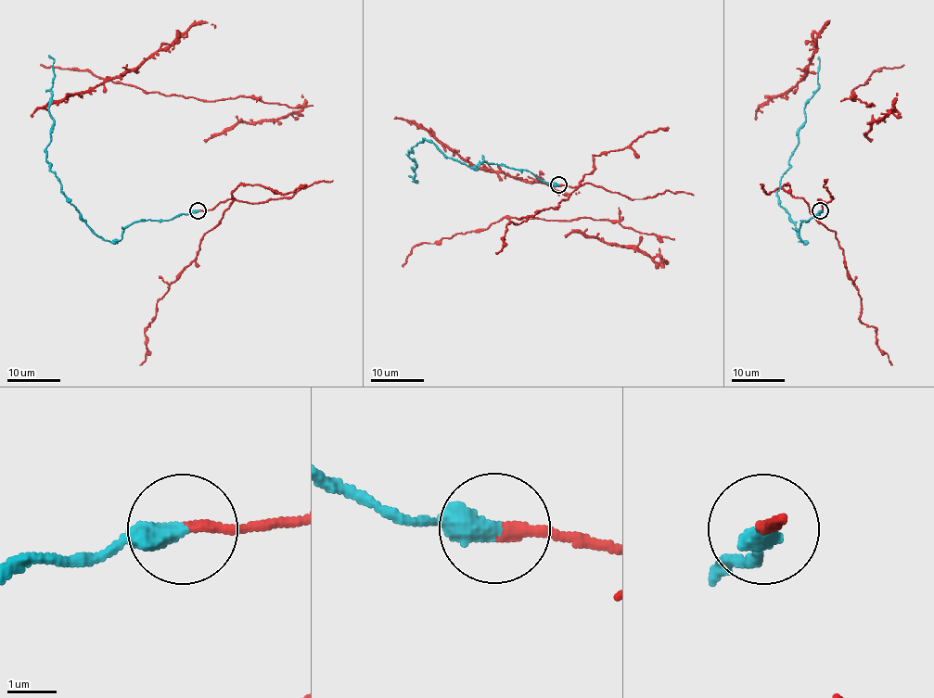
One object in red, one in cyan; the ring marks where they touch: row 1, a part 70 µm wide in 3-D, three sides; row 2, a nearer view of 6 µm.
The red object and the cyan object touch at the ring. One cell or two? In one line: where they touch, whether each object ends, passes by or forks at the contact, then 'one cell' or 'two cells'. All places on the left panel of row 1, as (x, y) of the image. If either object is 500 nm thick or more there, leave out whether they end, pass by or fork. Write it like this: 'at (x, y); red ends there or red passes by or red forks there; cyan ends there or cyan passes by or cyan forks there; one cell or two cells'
at (198, 210); red ends there; cyan ends there; one cell

